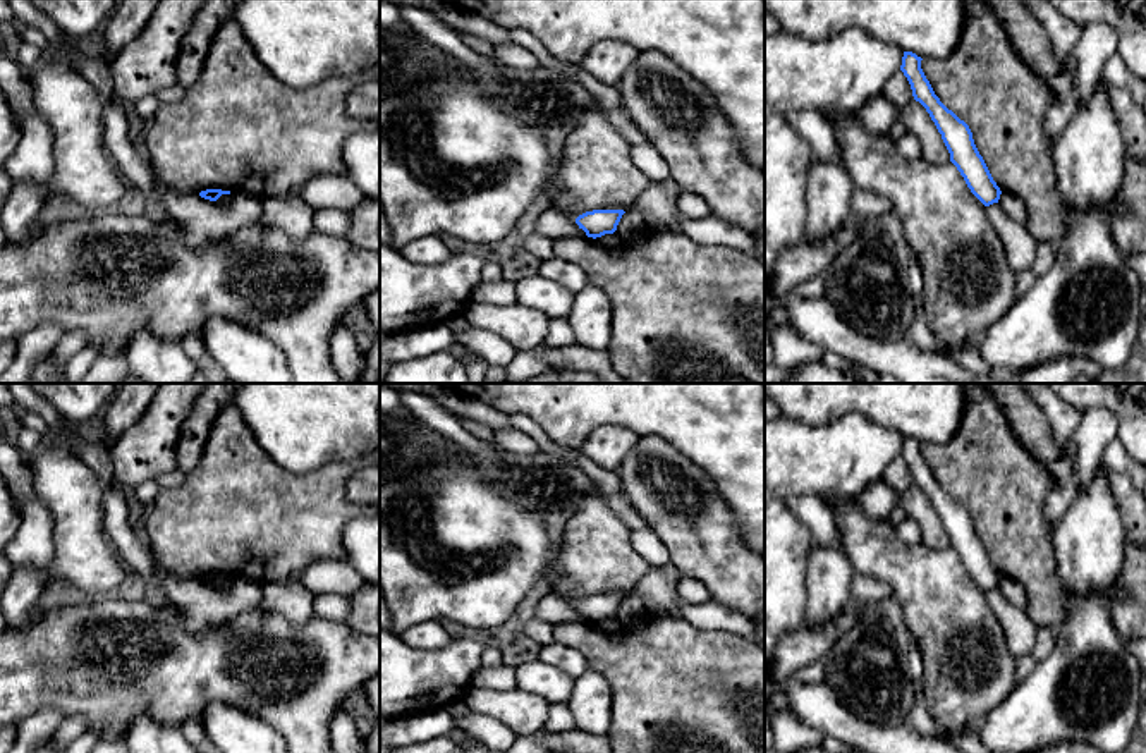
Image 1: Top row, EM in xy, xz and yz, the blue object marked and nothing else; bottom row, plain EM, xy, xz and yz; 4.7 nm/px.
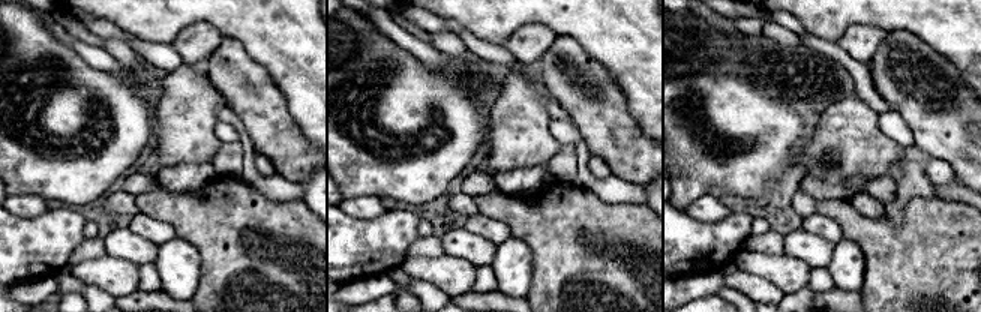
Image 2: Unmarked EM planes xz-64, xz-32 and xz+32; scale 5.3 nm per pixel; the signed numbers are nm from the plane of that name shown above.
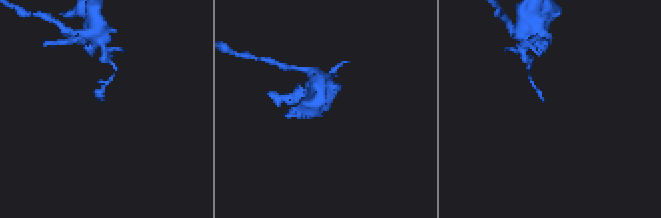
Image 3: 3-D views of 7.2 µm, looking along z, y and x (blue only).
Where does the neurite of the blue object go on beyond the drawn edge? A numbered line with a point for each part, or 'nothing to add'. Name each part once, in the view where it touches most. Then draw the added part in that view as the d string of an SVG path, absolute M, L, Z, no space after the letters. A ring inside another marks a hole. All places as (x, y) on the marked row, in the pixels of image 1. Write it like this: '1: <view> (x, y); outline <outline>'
nothing to add

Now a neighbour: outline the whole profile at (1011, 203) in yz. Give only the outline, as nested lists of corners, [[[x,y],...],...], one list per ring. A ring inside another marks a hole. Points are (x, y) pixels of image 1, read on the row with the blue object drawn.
[[[1002,193],[998,205],[1009,213],[1010,218],[1019,222],[1021,225],[1027,225],[1026,205],[1015,194]]]

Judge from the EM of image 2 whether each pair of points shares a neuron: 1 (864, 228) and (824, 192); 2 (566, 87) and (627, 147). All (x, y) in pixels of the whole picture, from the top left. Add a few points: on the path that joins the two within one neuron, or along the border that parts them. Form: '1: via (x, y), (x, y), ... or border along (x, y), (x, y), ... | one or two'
1: border along (818, 200), (846, 200), (849, 203) | two
2: via (581, 101), (612, 132) | one

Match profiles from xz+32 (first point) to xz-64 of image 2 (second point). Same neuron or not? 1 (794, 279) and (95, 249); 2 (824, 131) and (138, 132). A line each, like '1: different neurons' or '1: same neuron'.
1: different neurons
2: different neurons

